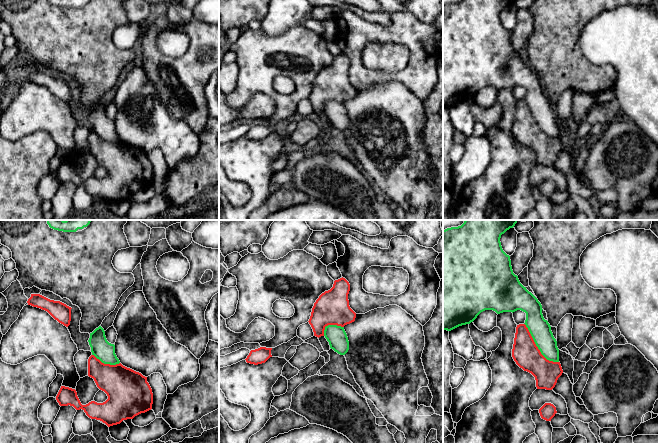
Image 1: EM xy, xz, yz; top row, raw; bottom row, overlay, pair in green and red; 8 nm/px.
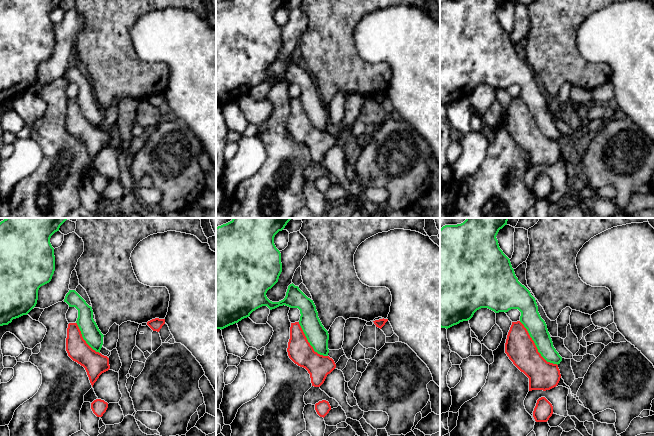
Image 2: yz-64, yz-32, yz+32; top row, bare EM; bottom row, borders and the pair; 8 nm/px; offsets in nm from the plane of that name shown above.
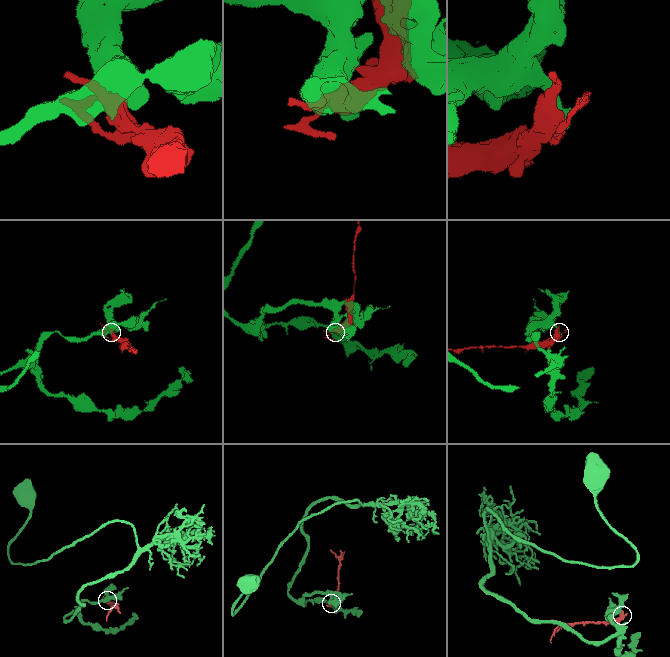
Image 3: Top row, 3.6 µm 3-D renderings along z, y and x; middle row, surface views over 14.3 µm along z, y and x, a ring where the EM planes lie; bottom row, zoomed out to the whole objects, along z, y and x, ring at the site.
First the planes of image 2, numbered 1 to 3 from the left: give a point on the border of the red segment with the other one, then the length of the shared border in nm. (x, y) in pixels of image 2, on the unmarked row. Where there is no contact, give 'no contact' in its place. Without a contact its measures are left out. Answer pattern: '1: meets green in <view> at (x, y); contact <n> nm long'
1: meets green in yz-64 at (83, 114); contact 320 nm long
2: meets green in yz-32 at (309, 118); contact 360 nm long
3: meets green in yz+32 at (536, 122); contact 480 nm long

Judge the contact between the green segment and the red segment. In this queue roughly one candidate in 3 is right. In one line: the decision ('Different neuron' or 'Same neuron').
Different neuron

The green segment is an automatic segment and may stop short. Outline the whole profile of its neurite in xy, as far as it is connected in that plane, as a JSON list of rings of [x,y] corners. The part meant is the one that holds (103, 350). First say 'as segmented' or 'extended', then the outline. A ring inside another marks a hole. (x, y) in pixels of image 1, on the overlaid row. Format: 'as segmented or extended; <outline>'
as segmented; [[[99,326],[92,333],[88,340],[92,355],[104,364],[116,365],[120,361],[115,354],[115,345],[107,341],[104,329]]]

